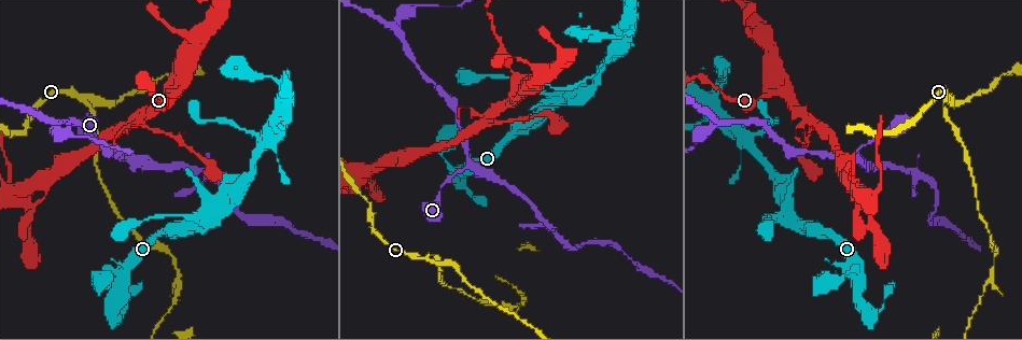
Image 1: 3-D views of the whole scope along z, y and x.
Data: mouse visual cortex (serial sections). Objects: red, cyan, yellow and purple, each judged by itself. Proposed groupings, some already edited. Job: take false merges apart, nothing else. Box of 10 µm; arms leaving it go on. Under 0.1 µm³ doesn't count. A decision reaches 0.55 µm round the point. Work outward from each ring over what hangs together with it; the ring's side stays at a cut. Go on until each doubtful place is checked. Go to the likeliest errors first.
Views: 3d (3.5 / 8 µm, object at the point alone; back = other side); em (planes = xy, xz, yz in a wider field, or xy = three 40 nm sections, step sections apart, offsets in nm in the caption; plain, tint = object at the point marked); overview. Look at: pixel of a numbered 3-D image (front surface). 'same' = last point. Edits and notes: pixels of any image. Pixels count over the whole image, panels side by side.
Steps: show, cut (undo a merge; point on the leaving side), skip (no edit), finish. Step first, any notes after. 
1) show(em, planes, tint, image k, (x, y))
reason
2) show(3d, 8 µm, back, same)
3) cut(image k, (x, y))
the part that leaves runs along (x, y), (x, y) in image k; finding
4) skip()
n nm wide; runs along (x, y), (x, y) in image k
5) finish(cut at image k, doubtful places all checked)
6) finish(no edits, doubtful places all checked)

show(3d, 3.5 µm, image 1, (439, 261))
side arm on a straight run

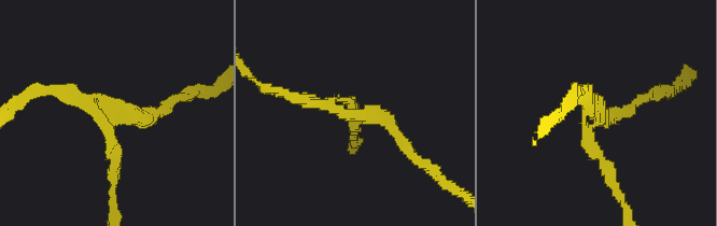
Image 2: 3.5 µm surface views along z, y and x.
show(em, xy, step 2, tint, image 2, (600, 108))
3 arms; arms of 150, 150, 200 nm; now the EM

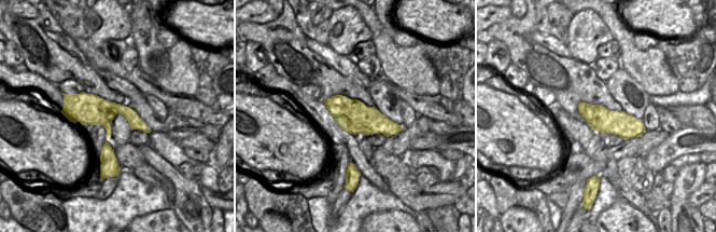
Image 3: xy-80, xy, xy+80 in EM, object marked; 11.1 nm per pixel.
cut(image 2, (355, 125))
two cells meet here

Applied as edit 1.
show(overview)

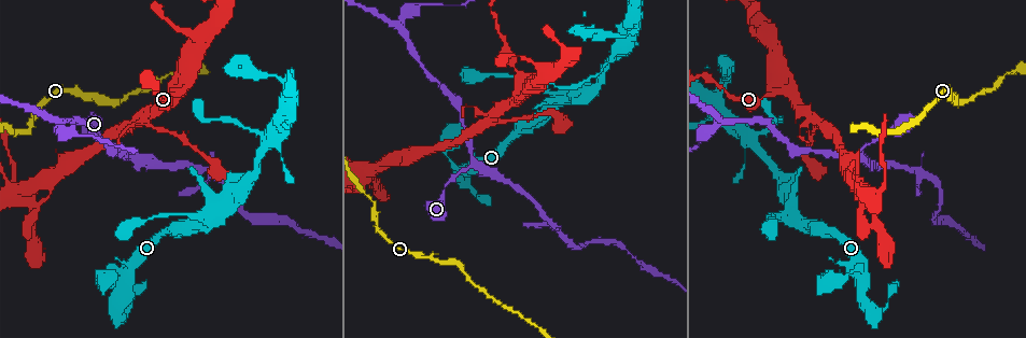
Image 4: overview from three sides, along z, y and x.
show(3d, 3.5 µm, image 4, (475, 165))
three-way junction

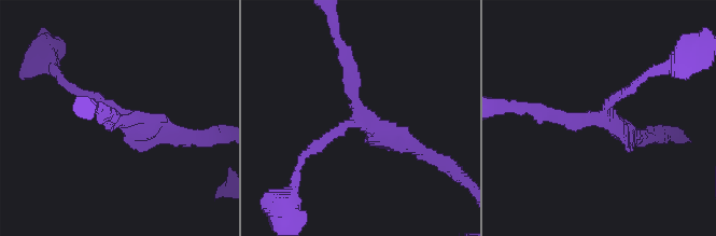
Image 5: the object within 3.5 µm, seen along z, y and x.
show(em, planes, tint, image 5, (358, 122))
need the tissue

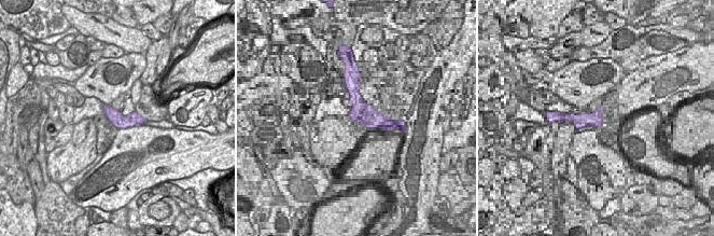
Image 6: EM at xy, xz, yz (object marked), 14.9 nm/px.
skip()
3 arms; runs along (106, 108), (120, 121), (141, 121) in image 6; all the same cell

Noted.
show(3d, 3.5 µm, image 4, (720, 123))
arms part here

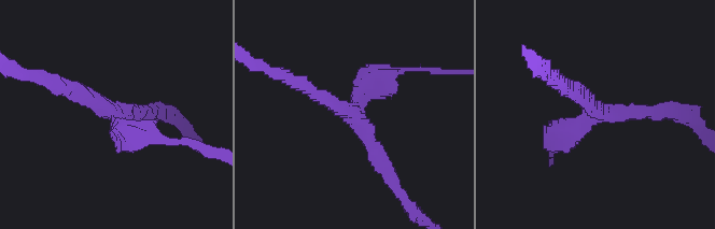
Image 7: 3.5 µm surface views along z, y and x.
show(em, xy, step 1, tint, image 7, (360, 119))

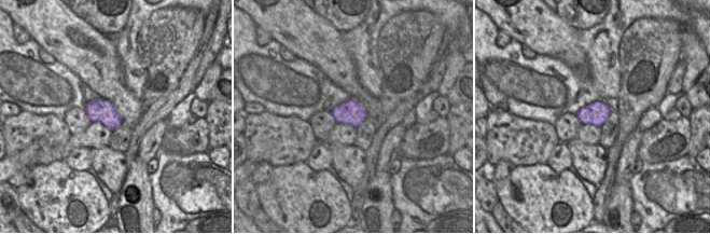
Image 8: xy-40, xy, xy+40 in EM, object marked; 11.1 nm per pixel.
skip()
runs along (660, 112), (550, 134) in image 7; one cell here

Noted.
finish(cut at image 2, doubtful places all checked)

